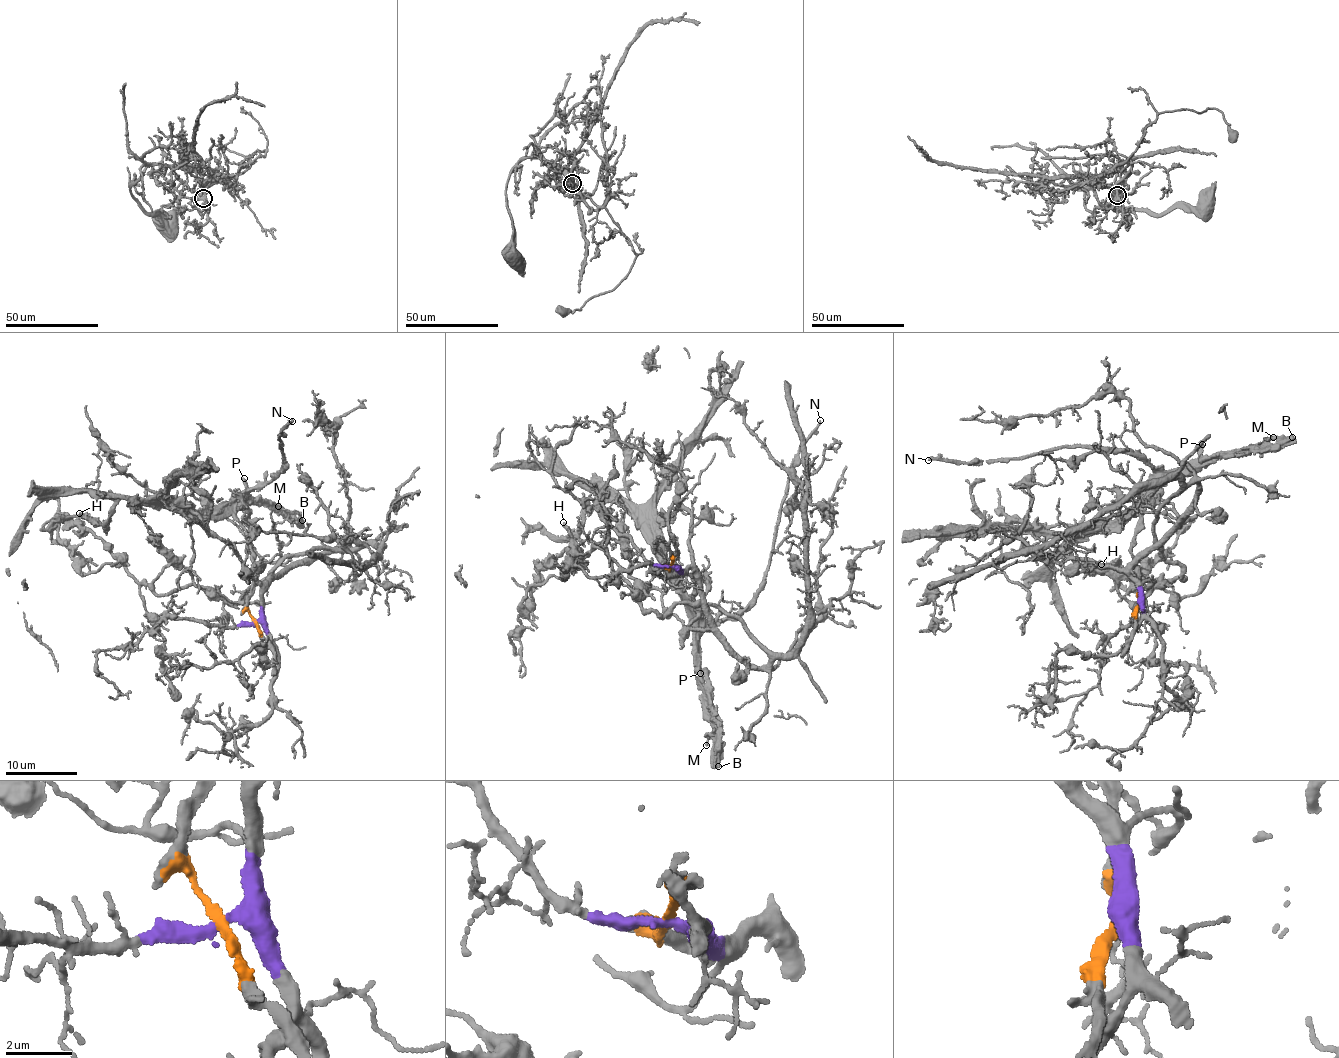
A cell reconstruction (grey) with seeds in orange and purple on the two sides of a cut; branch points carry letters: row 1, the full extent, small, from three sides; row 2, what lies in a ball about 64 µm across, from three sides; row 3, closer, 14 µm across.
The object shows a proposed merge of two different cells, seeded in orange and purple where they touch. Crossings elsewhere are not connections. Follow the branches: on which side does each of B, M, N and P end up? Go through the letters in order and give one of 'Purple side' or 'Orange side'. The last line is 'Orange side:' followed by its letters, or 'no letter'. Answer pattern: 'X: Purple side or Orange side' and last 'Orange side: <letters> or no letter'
B: Orange side
M: Orange side
N: Orange side
P: Orange side
Orange side: B, M, N, P

